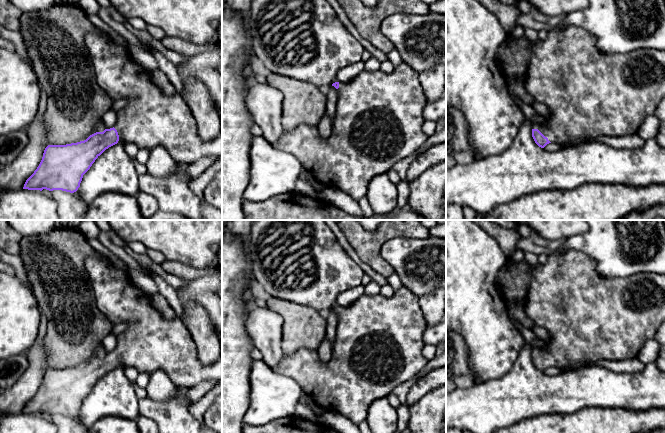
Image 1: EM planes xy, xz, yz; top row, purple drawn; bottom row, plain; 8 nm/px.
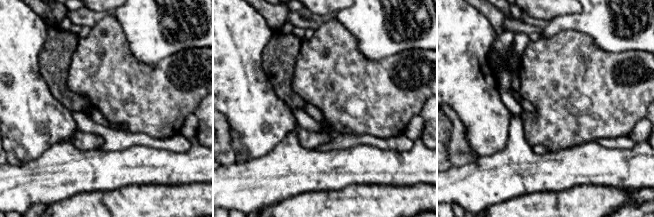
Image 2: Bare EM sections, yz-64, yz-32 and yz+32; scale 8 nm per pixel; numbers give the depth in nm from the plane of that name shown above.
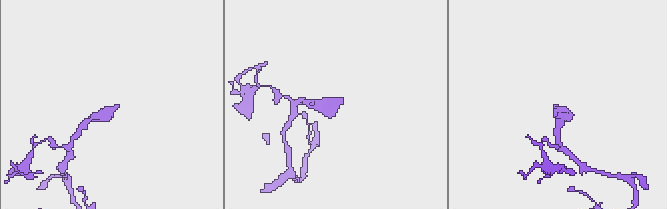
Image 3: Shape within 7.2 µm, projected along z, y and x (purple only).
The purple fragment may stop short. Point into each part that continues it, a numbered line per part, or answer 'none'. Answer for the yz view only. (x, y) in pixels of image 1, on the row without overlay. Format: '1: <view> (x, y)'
1: yz (589, 318)

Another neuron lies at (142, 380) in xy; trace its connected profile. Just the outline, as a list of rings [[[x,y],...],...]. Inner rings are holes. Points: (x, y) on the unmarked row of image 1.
[[[146,372],[139,373],[134,383],[141,388],[146,388],[149,384],[151,375]]]

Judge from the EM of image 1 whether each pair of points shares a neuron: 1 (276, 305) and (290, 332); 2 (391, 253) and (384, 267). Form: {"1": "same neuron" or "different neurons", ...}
{"1": "same neuron", "2": "different neurons"}

